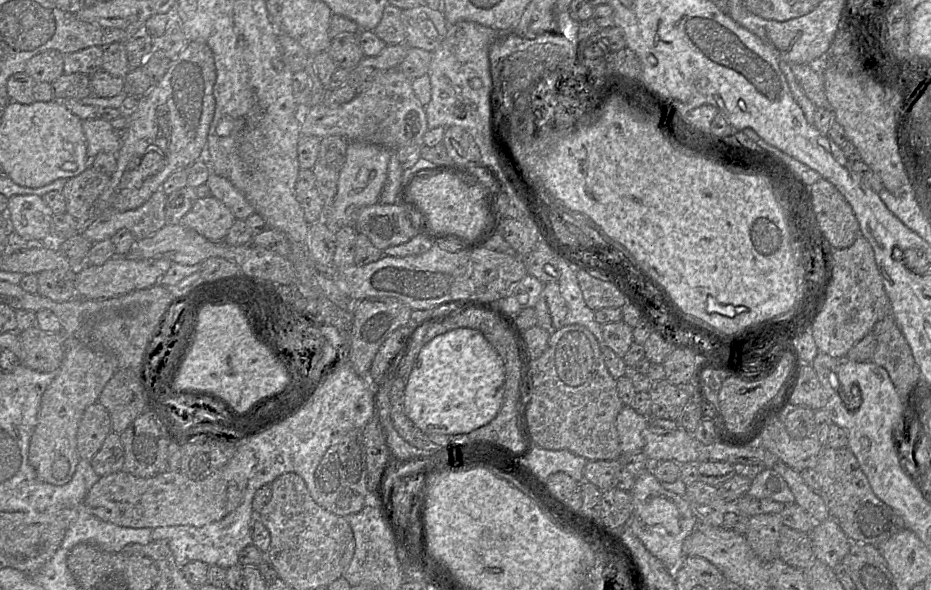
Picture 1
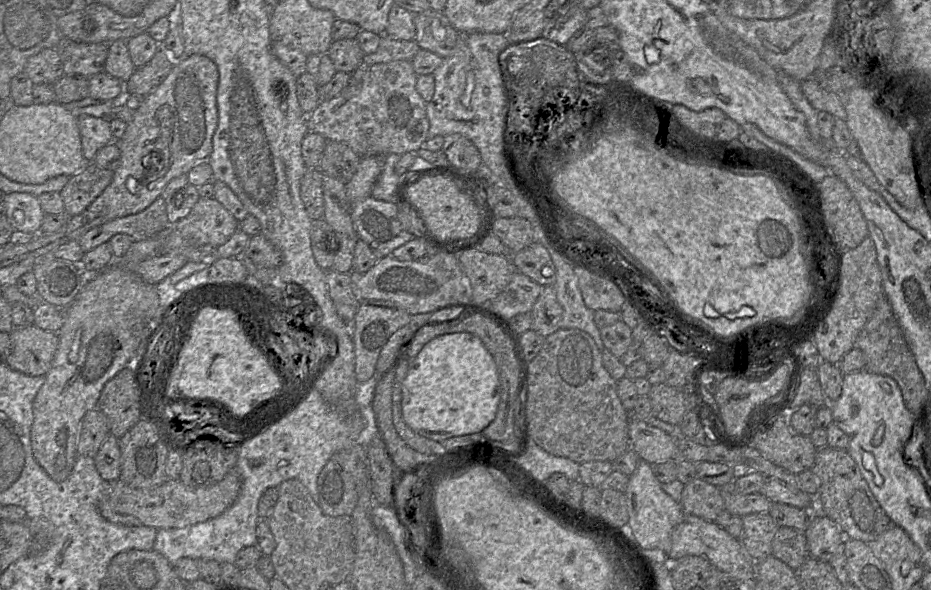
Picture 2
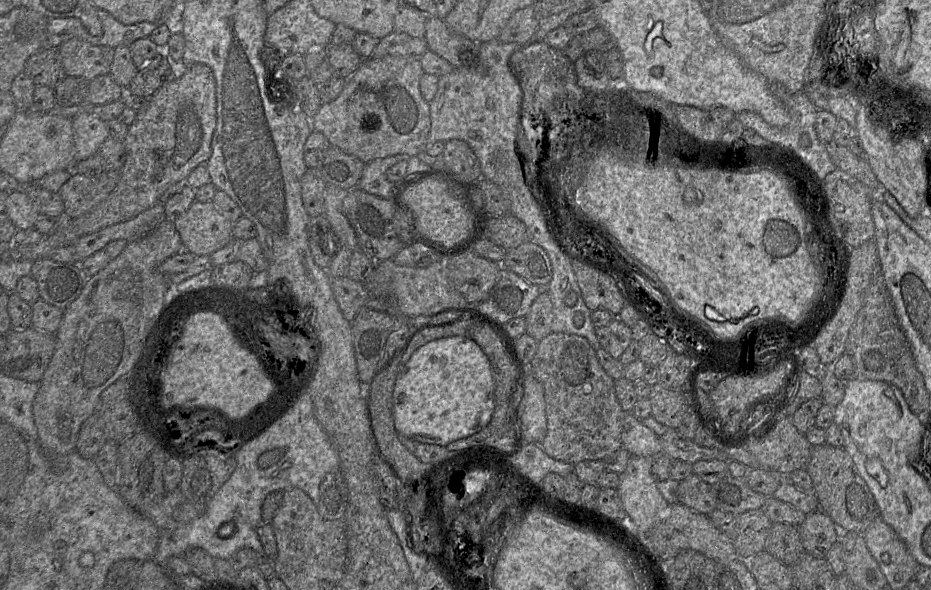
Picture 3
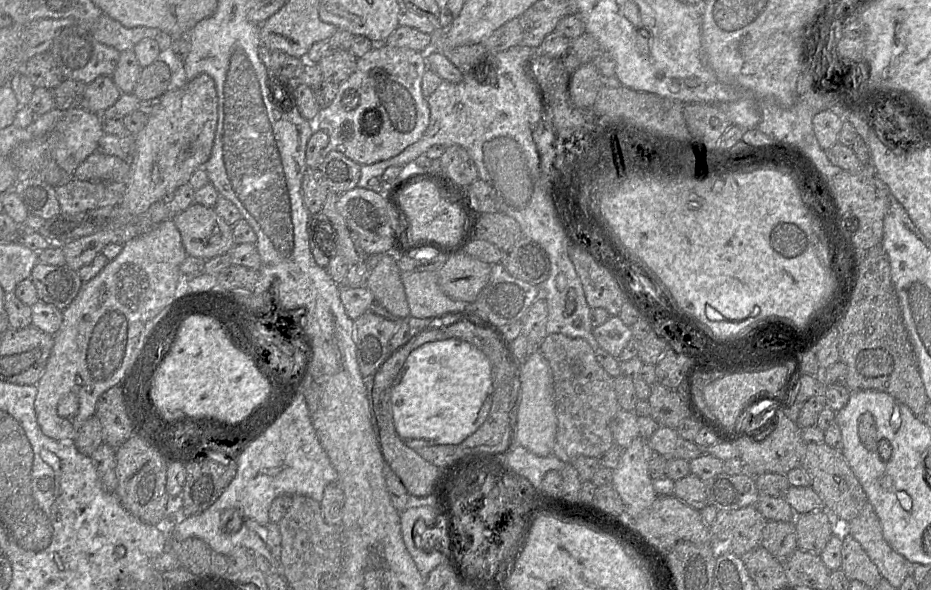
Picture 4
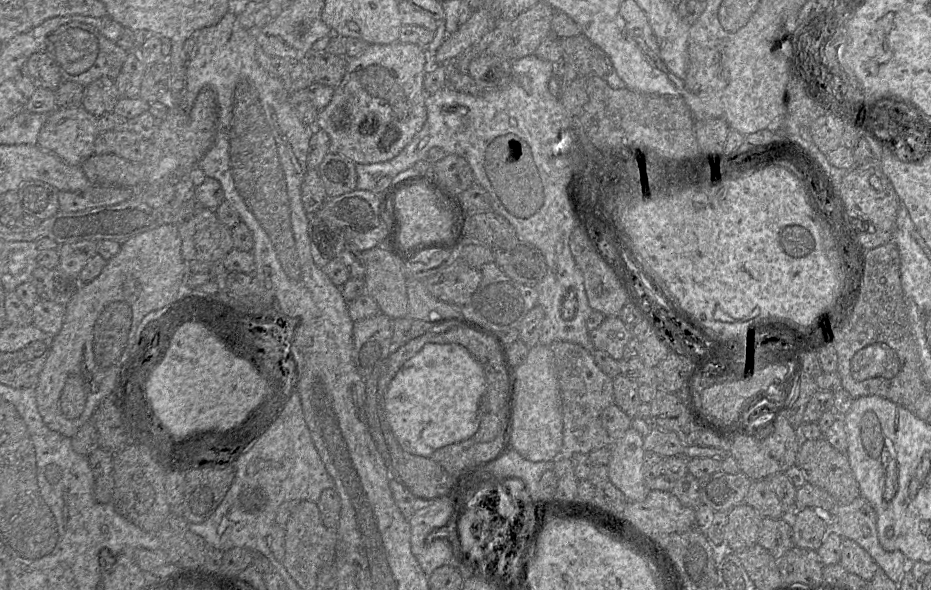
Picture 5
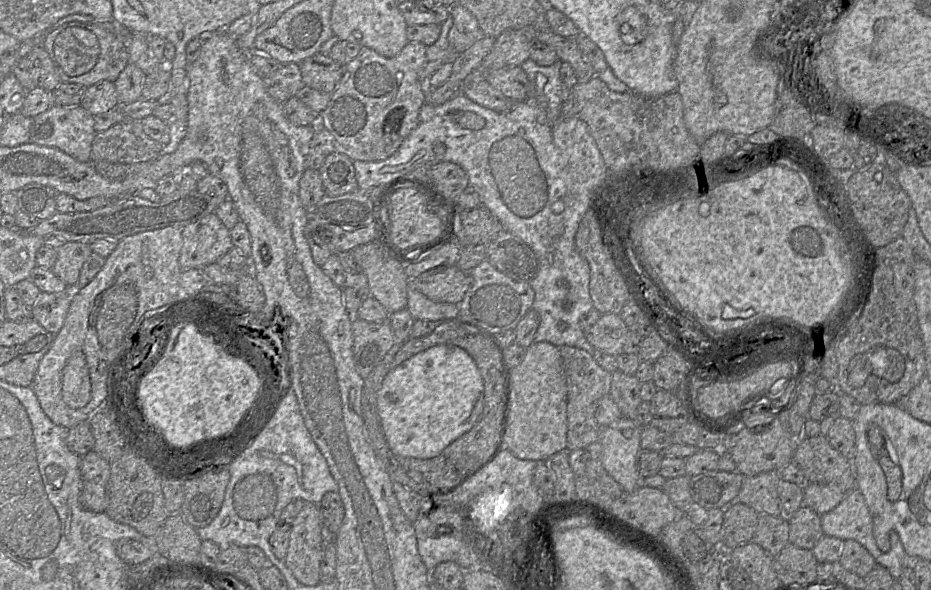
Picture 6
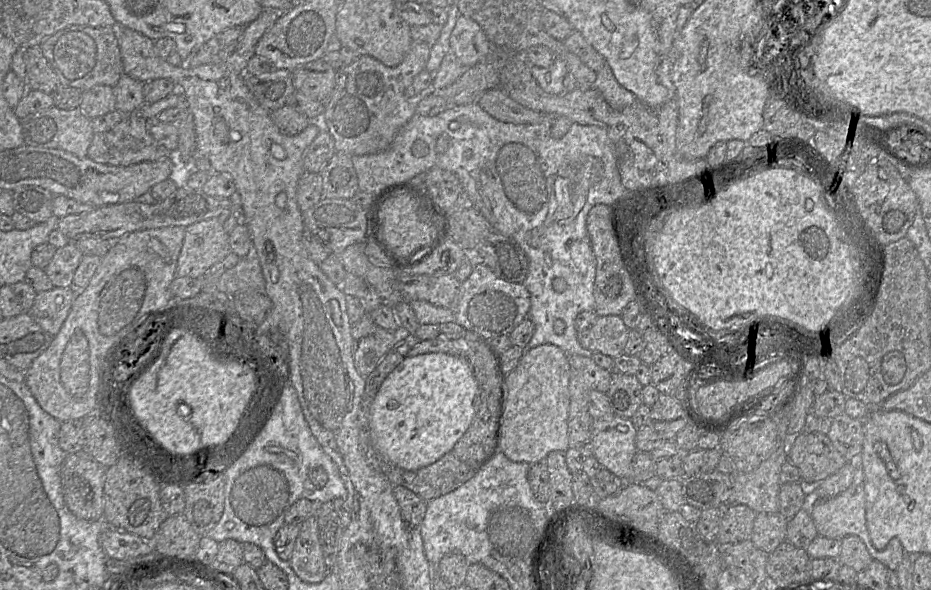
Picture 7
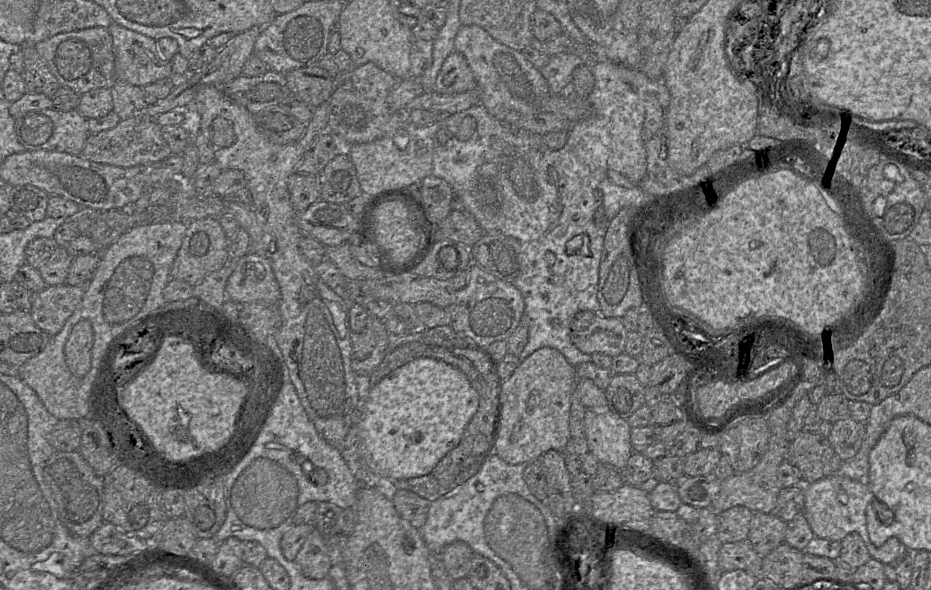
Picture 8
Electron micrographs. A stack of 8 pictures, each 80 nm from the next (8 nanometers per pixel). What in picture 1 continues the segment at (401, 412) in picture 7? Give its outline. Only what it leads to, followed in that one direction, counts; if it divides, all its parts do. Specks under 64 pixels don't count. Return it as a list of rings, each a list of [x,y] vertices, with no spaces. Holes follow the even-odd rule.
[[[457,328],[430,340],[405,377],[405,413],[426,435],[470,433],[492,421],[503,403],[505,373],[502,359],[476,329]]]

